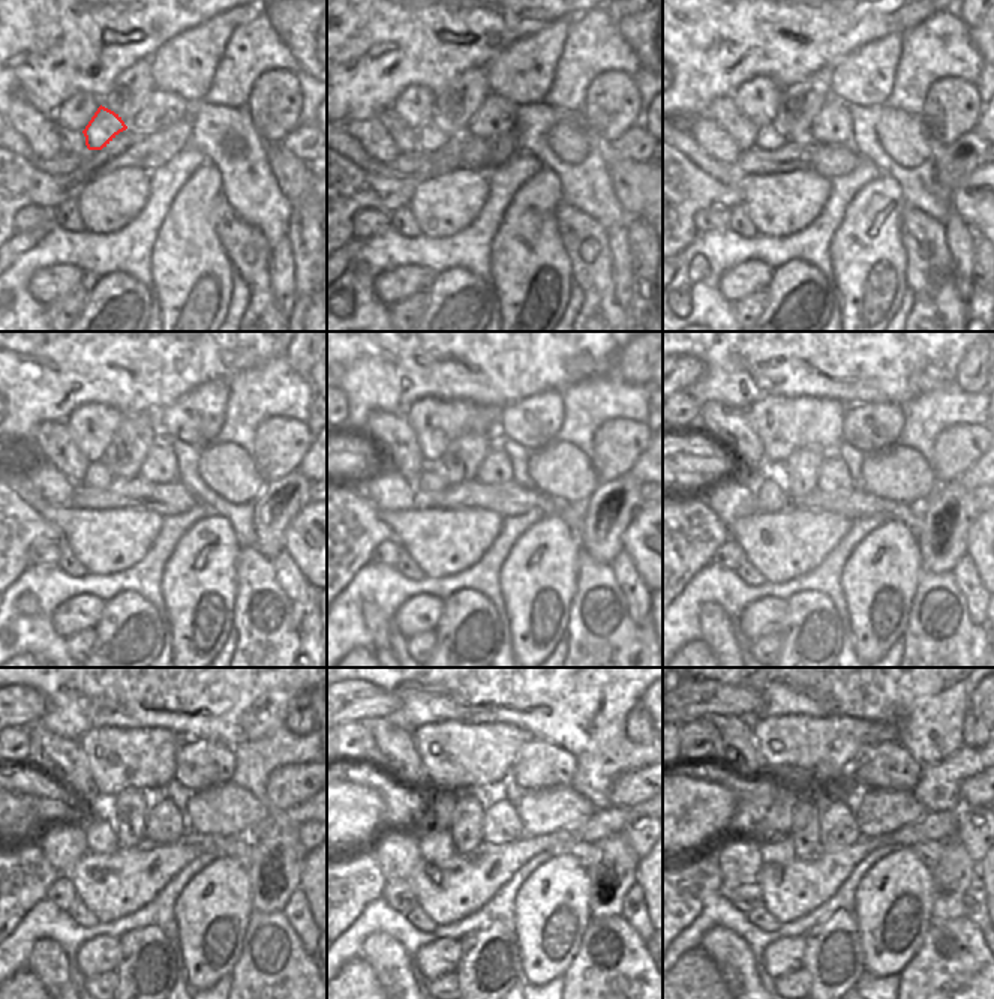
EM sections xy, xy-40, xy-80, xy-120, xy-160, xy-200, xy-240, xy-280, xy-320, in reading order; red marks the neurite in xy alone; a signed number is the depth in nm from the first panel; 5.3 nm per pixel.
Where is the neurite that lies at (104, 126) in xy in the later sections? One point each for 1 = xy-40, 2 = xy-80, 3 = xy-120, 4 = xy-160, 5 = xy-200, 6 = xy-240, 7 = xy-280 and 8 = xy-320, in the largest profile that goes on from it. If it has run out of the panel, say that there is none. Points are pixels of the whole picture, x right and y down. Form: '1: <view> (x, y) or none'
1: xy-40 (432, 134)
2: xy-80 (769, 137)
3: xy-120 (98, 476)
4: xy-160 (432, 479)
5: xy-200 (772, 497)
6: xy-240 (101, 839)
7: xy-280 (437, 845)
8: xy-320 (781, 852)

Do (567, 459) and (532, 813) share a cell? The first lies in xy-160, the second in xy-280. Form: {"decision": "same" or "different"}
{"decision": "same"}

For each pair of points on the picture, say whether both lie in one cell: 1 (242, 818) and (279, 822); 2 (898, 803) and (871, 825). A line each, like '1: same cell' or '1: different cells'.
1: different cells
2: same cell

